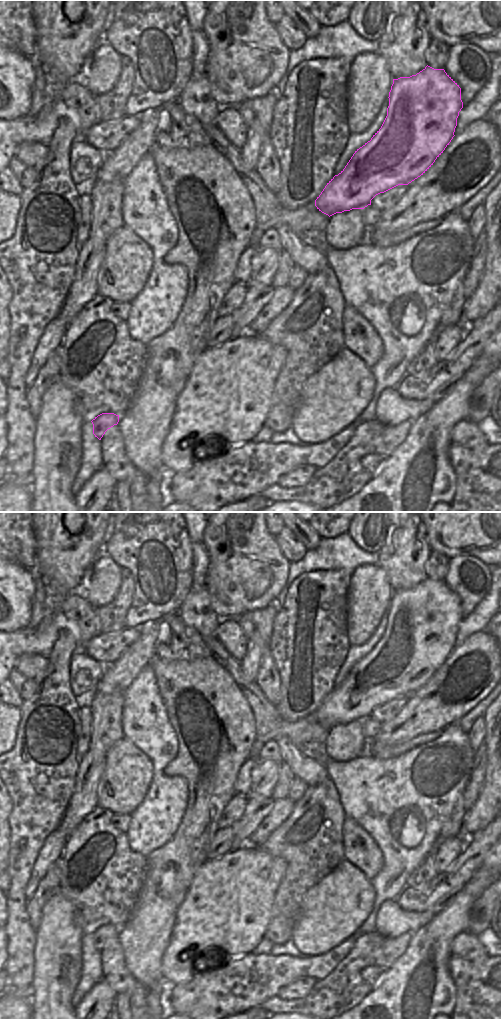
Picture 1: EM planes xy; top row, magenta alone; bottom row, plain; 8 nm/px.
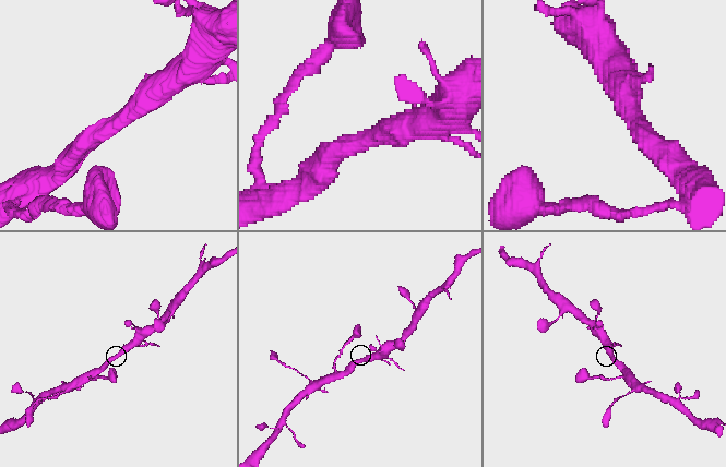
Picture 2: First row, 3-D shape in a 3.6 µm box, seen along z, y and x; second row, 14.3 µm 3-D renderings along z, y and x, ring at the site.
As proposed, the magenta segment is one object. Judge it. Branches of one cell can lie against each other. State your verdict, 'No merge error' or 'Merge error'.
No merge error

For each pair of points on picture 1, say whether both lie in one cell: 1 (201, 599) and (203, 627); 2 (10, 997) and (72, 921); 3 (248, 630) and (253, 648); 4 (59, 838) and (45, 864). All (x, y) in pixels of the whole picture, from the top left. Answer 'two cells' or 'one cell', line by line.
1: one cell
2: two cells
3: two cells
4: one cell

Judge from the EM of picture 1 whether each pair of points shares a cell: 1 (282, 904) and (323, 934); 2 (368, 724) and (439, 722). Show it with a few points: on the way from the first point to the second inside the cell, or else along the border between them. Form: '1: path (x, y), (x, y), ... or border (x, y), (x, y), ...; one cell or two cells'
1: border (306, 893), (301, 902), (291, 938); two cells
2: border (381, 725), (378, 733), (369, 741); two cells

